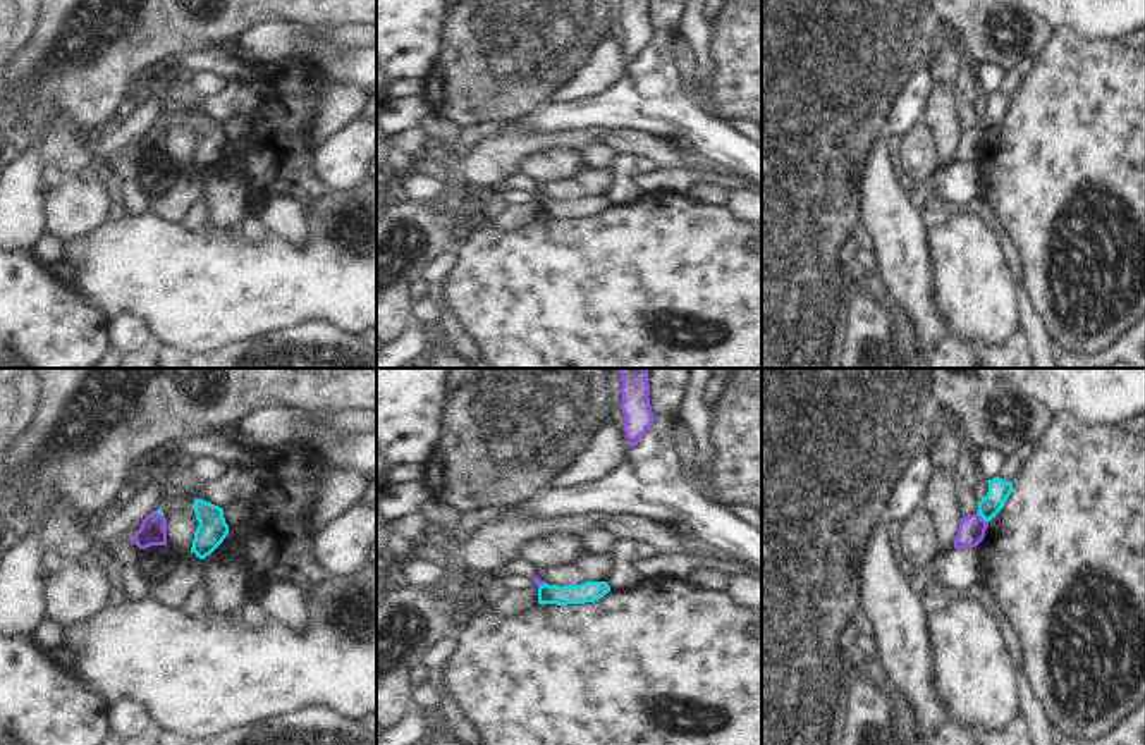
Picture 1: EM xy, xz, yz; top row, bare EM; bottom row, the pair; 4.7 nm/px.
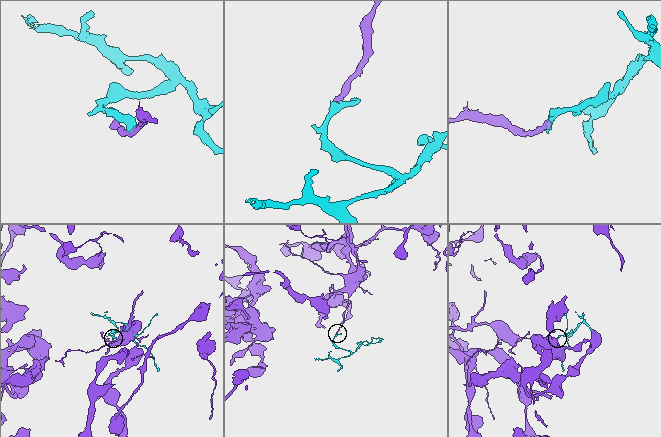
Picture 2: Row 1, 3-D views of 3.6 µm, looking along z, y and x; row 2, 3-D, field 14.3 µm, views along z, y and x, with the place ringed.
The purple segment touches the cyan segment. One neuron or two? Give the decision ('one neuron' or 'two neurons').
two neurons

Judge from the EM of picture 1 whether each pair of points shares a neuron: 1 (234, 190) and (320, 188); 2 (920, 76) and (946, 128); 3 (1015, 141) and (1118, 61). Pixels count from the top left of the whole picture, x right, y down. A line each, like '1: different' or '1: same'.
1: different
2: different
3: same

